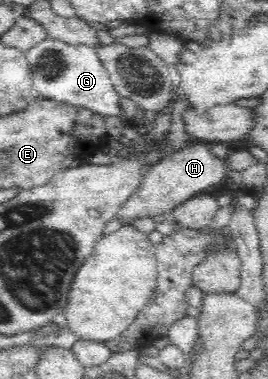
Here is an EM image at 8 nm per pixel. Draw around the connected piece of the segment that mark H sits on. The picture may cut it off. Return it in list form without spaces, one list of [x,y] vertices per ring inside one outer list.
[[[195,143],[179,151],[178,154],[155,163],[145,175],[141,186],[119,206],[119,210],[112,218],[122,222],[124,226],[131,226],[142,218],[171,214],[176,206],[193,198],[201,190],[223,183],[229,171],[227,161],[209,151],[206,145],[207,143]]]

